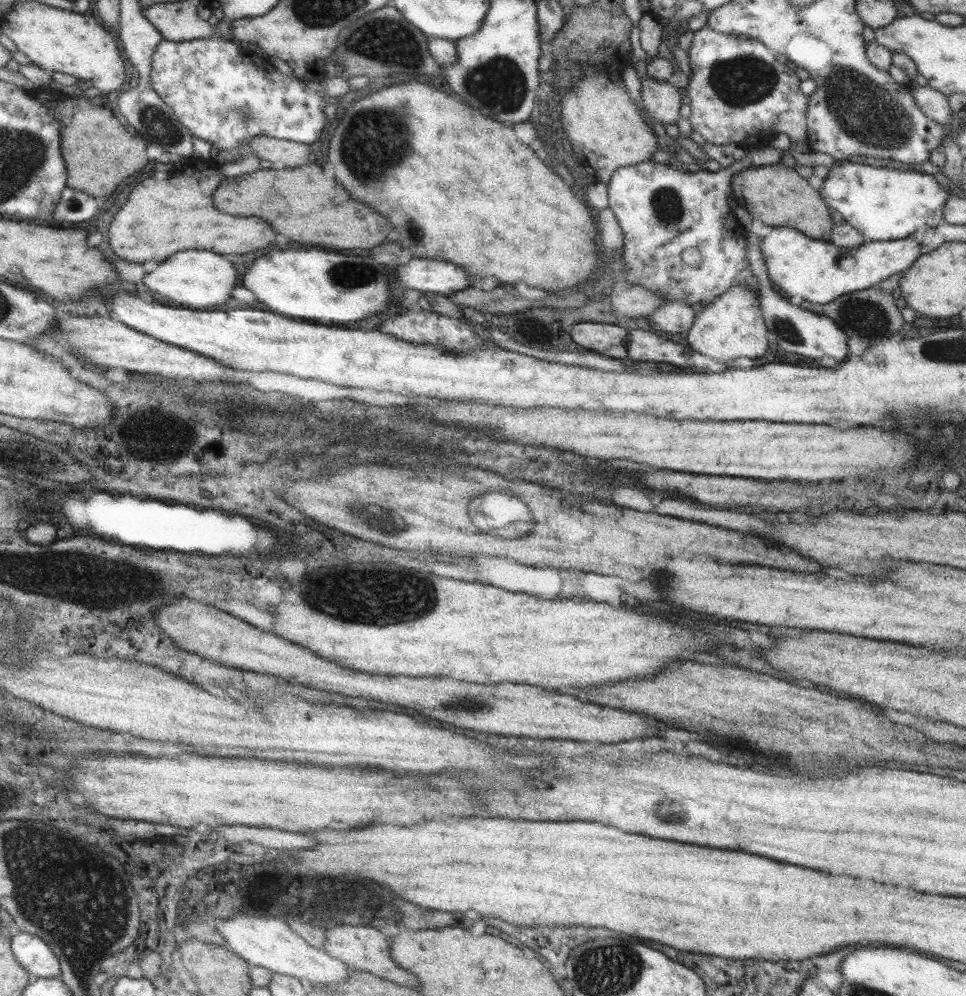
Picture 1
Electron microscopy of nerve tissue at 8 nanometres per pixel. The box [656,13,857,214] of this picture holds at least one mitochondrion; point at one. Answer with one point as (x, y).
(744, 80)

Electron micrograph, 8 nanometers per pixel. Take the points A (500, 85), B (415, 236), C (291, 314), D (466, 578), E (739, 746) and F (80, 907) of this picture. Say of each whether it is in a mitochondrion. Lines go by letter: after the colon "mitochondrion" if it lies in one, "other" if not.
A: mitochondrion
B: mitochondrion
C: other
D: other
E: mitochondrion
F: mitochondrion

